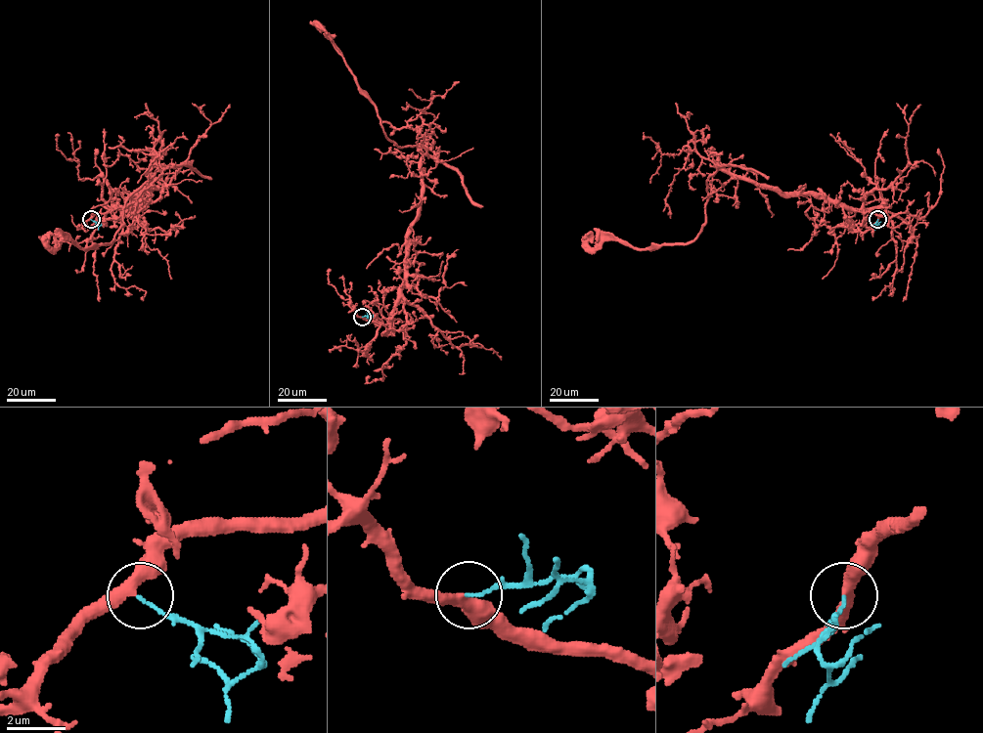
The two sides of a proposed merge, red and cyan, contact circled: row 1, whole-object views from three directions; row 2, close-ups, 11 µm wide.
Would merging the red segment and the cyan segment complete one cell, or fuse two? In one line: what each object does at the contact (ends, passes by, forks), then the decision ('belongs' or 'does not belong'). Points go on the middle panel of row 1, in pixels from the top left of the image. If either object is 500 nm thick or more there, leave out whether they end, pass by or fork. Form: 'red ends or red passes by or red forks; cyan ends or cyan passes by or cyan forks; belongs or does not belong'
red passes by; cyan ends; belongs

